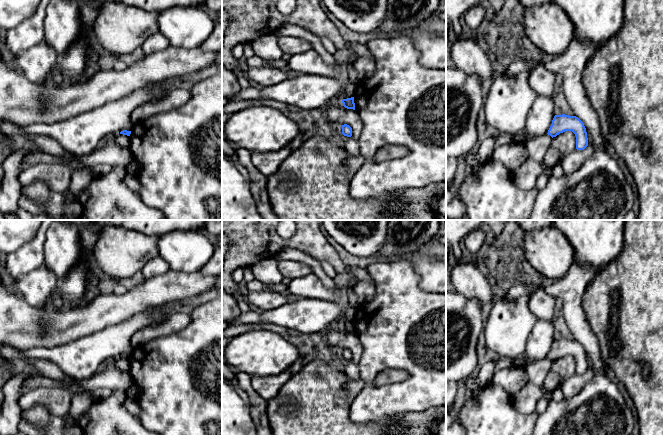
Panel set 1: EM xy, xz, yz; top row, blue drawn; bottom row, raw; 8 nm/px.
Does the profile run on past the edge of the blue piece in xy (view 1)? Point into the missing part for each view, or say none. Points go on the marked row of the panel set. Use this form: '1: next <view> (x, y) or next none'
1: next none

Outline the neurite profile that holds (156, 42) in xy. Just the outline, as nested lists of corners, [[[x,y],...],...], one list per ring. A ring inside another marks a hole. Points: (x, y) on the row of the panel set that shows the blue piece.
[[[157,31],[149,36],[141,47],[144,55],[149,55],[164,50],[168,48],[169,45],[169,41],[159,31]]]

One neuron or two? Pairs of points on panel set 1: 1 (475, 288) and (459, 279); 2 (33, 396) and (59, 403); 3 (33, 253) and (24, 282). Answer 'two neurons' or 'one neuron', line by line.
1: one neuron
2: one neuron
3: two neurons

